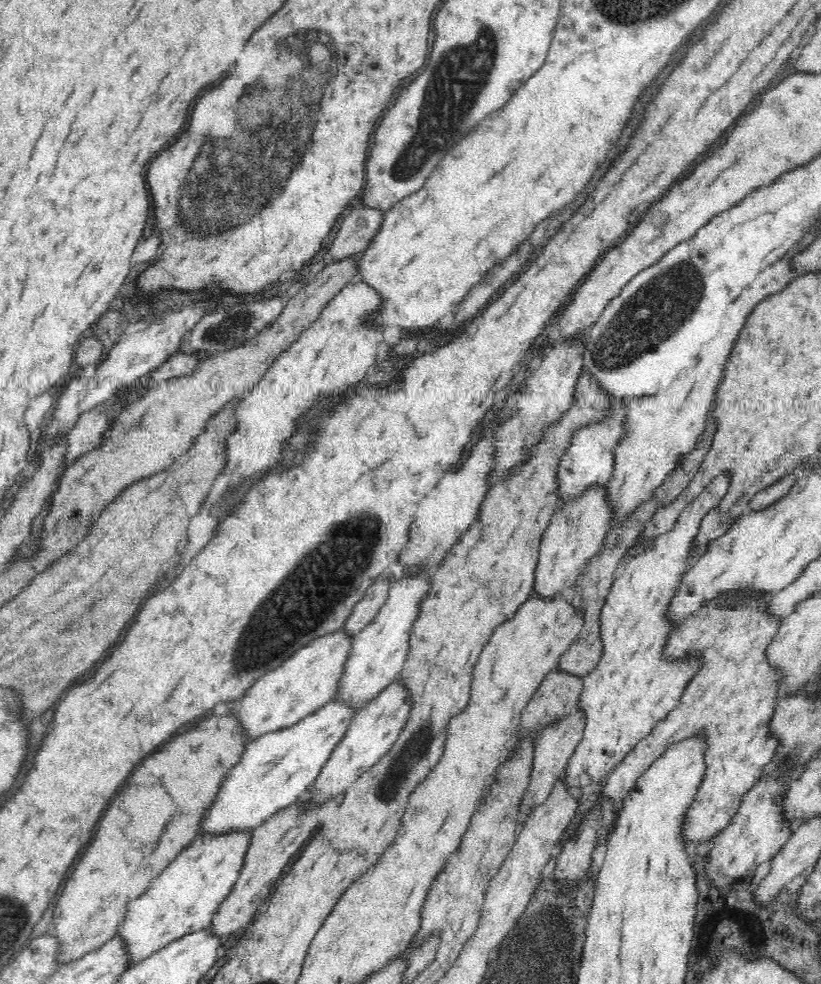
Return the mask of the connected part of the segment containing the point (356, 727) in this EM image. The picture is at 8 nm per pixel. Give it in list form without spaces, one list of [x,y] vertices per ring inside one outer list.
[[[399,675],[380,689],[374,700],[362,705],[355,712],[354,720],[347,728],[346,736],[334,748],[334,752],[328,758],[327,764],[324,764],[316,782],[308,788],[307,798],[314,799],[314,801],[330,801],[340,798],[363,772],[388,754],[410,718],[414,698],[412,689],[404,683],[402,675]]]

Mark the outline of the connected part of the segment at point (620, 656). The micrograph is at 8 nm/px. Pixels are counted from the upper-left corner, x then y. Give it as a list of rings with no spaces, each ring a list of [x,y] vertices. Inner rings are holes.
[[[717,477],[712,480],[710,484],[707,484],[703,491],[689,502],[684,510],[677,516],[676,522],[673,524],[670,532],[656,536],[651,541],[647,552],[637,555],[632,559],[623,560],[620,566],[615,570],[613,574],[613,581],[611,587],[609,588],[608,594],[605,596],[604,604],[600,609],[599,614],[599,625],[597,626],[597,636],[599,636],[601,642],[601,655],[597,660],[597,665],[582,679],[580,696],[576,703],[581,716],[583,716],[583,727],[581,728],[581,739],[579,740],[572,756],[567,760],[564,770],[561,774],[561,782],[565,786],[565,790],[572,790],[572,788],[582,788],[582,786],[594,786],[600,782],[600,778],[604,778],[612,768],[614,768],[627,754],[630,752],[636,744],[638,744],[645,736],[648,736],[656,723],[662,720],[678,703],[681,692],[688,682],[690,682],[691,676],[696,672],[699,664],[695,660],[680,660],[680,662],[663,662],[661,660],[661,648],[665,645],[669,634],[674,631],[674,626],[671,626],[665,616],[663,616],[664,609],[667,607],[669,598],[673,595],[677,584],[681,581],[681,576],[686,572],[686,568],[690,566],[687,560],[687,550],[689,549],[690,542],[694,540],[694,535],[697,533],[697,528],[699,527],[701,518],[709,511],[714,508],[720,499],[725,495],[725,490],[727,489],[727,478]]]

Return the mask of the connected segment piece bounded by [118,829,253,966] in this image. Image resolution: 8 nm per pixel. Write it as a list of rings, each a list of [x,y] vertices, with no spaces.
[[[228,829],[219,833],[212,833],[212,831],[199,833],[185,849],[182,849],[168,863],[168,866],[158,876],[155,876],[143,897],[134,900],[129,905],[127,918],[118,930],[118,935],[122,935],[128,943],[131,960],[133,960],[130,962],[130,966],[136,961],[144,960],[158,950],[162,950],[169,942],[211,925],[212,918],[219,912],[237,884],[236,880],[240,876],[240,870],[244,866],[244,860],[246,860],[250,842],[252,842],[252,832],[252,829]]]

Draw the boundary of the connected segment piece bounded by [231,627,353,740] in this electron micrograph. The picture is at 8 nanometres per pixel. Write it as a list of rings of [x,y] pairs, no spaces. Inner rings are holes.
[[[344,627],[309,640],[279,665],[264,672],[264,676],[255,681],[242,699],[233,702],[231,711],[244,725],[250,740],[267,732],[288,728],[333,700],[339,694],[338,688],[350,660],[352,640],[353,636]]]

